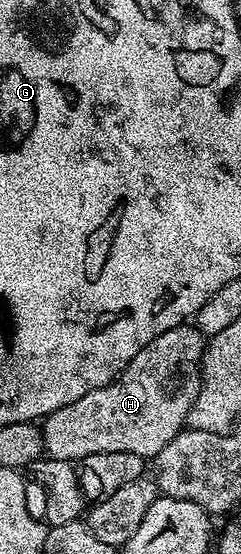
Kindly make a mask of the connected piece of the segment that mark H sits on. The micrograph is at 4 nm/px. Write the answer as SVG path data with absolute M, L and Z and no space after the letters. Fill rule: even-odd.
M191 323L173 327L149 342L142 356L147 357L151 366L143 362L142 356L137 356L105 387L89 391L77 403L61 407L45 418L41 428L46 456L72 463L109 451L129 451L129 455L141 455L144 459L158 457L187 425L187 416L201 384L201 373L196 368L200 349L201 334Z

